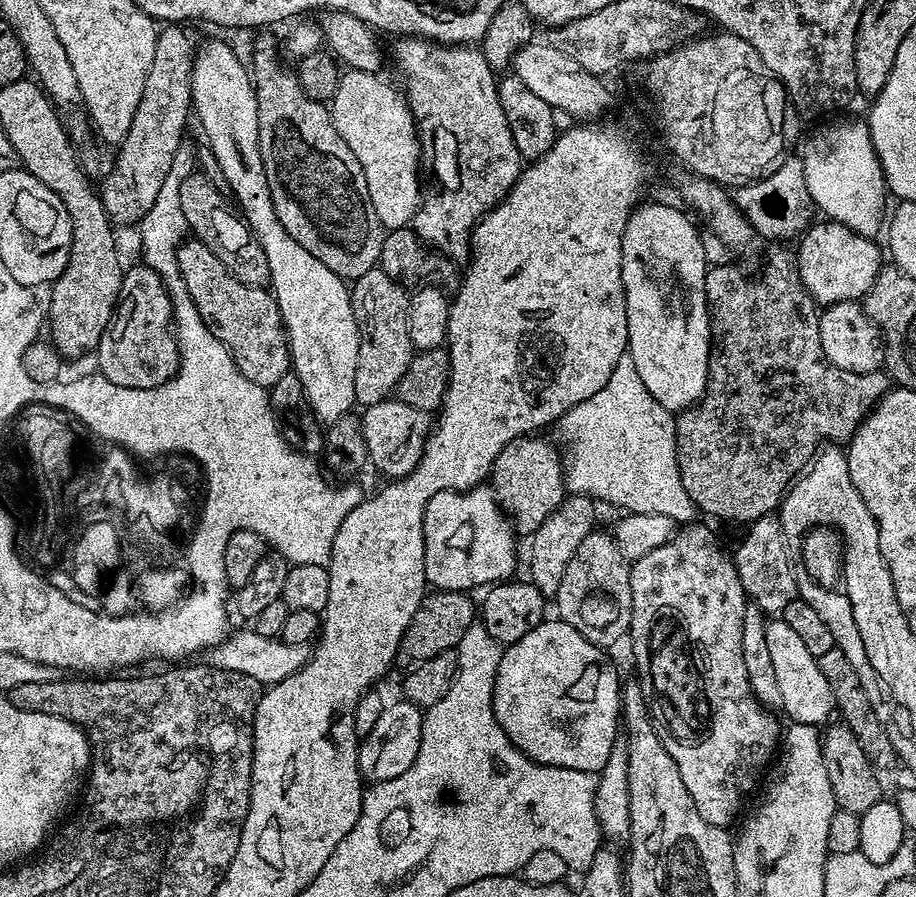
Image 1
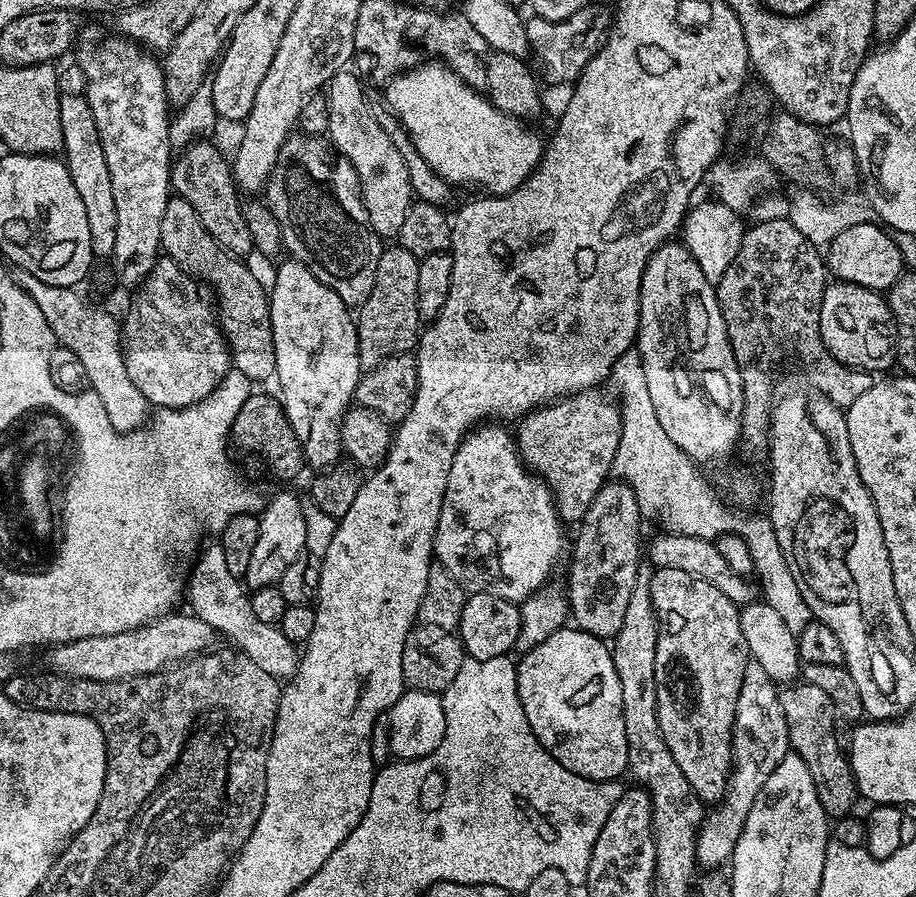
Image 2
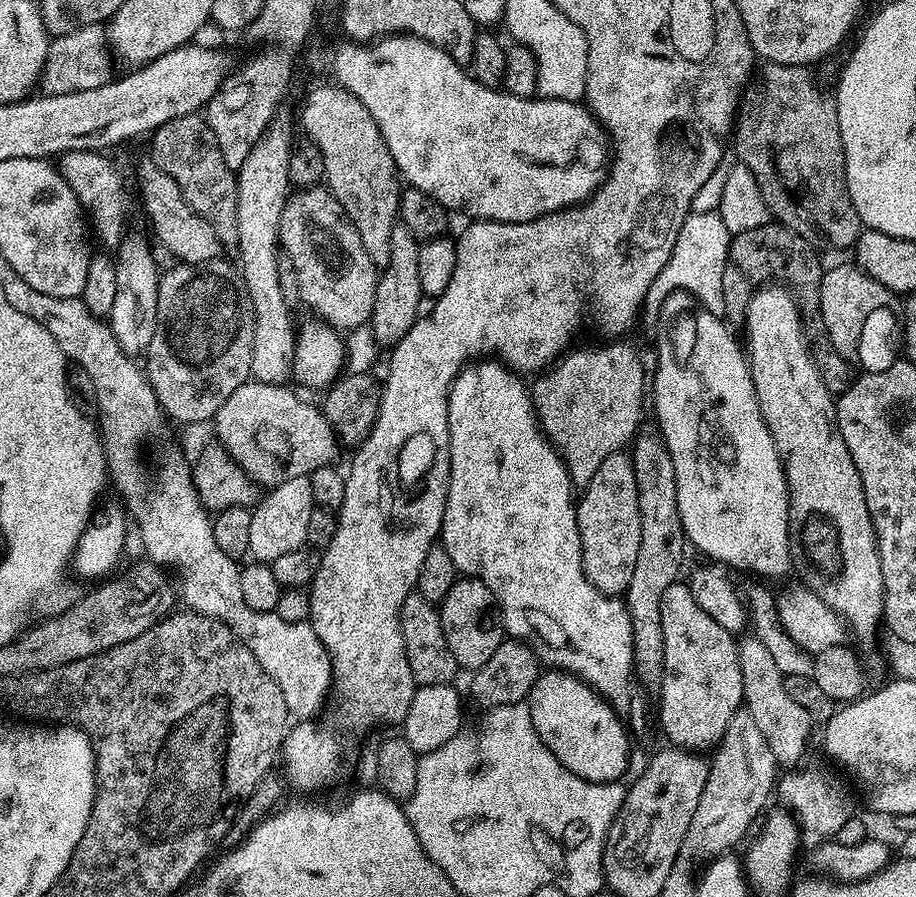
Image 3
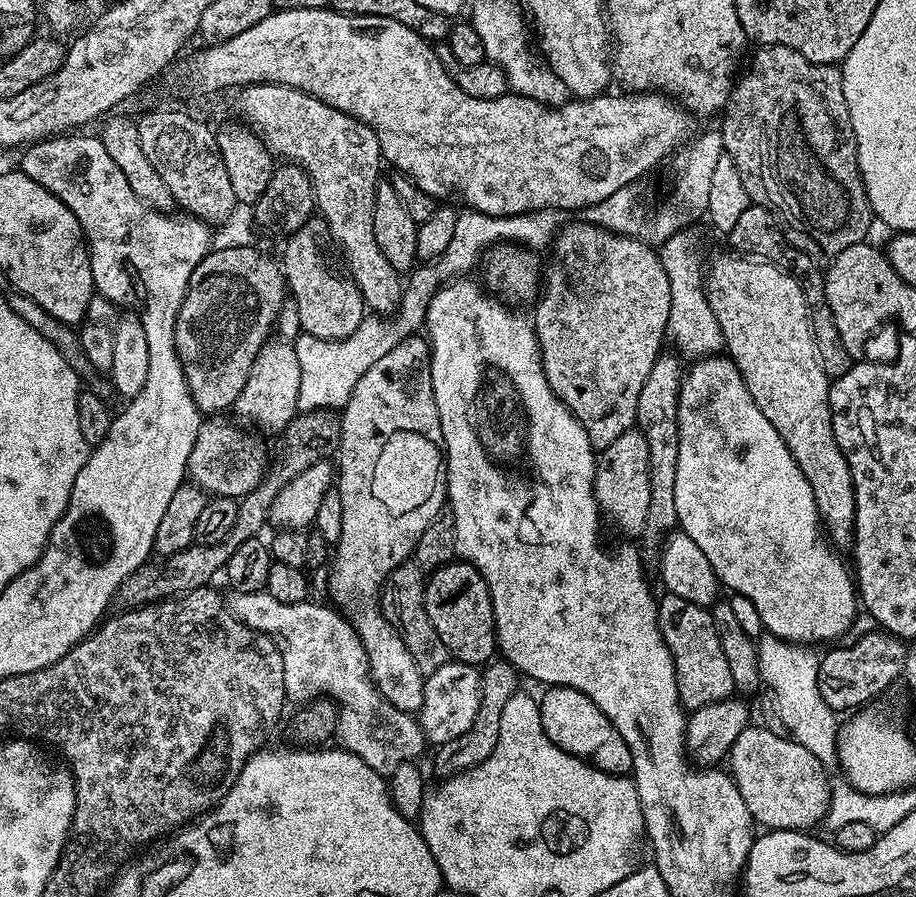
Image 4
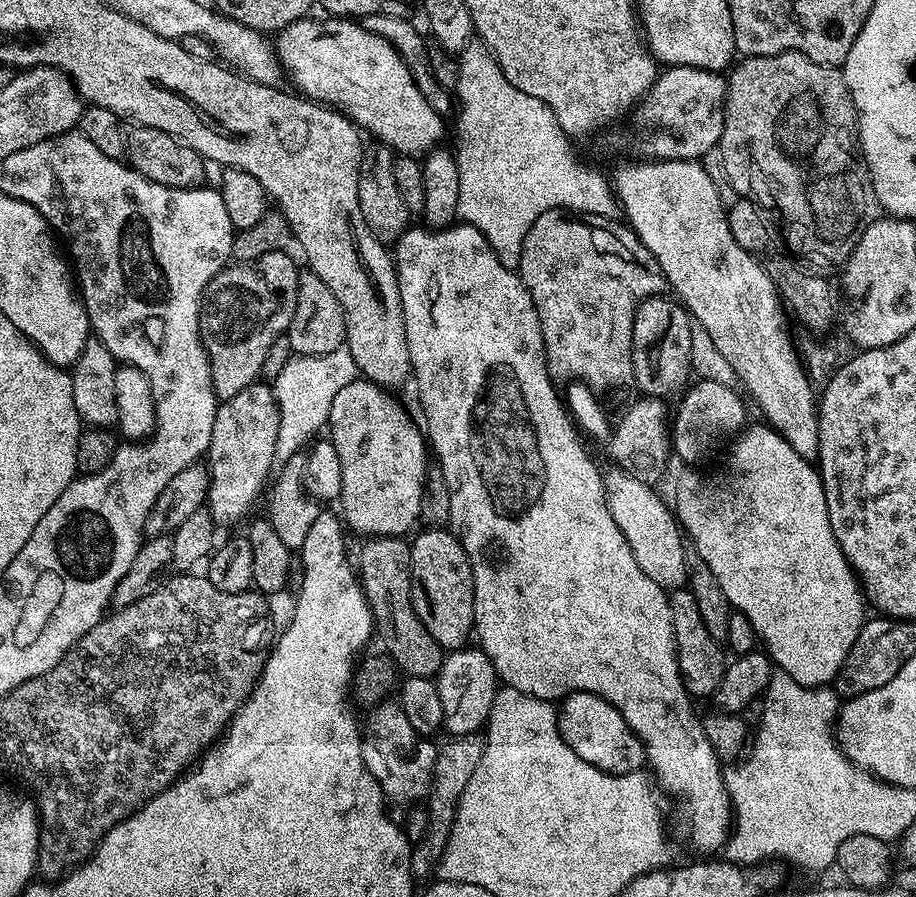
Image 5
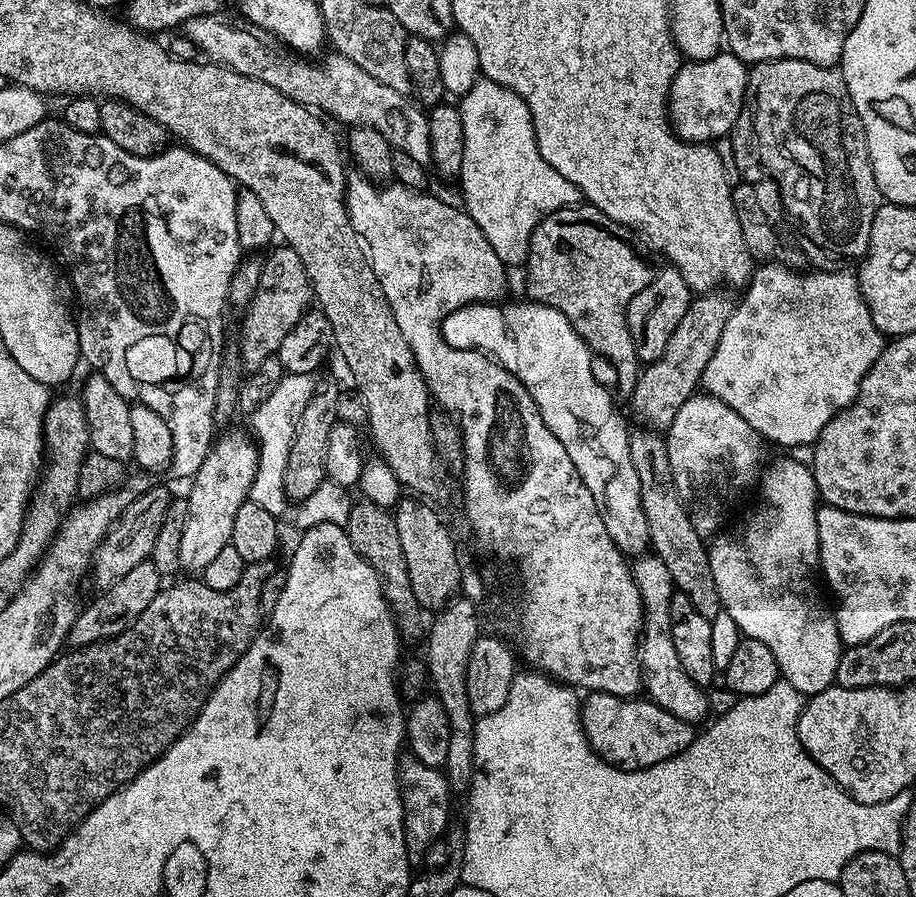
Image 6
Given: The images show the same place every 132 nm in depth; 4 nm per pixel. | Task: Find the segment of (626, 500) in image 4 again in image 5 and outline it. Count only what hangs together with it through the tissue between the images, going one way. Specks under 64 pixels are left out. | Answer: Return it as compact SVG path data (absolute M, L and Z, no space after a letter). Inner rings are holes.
M639 398L624 412L620 421L615 421L610 432L608 448L612 451L615 467L631 472L638 482L643 484L659 485L664 471L668 468L670 457L670 408L660 398Z

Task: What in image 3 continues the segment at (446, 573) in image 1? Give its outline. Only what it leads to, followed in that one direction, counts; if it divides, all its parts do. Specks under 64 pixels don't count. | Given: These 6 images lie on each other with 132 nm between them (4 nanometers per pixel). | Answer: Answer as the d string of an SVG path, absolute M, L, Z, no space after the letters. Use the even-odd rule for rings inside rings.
M480 358L475 362L469 362L454 378L448 395L448 433L450 434L448 497L438 537L439 543L446 550L446 554L450 554L450 562L454 562L457 573L473 580L480 580L492 591L496 603L500 605L500 616L504 619L504 630L509 637L527 642L545 665L561 672L571 672L573 676L585 680L594 691L600 693L608 701L608 705L615 710L617 716L626 721L627 727L633 733L640 732L648 724L648 702L644 698L645 689L638 686L634 679L634 646L632 645L632 627L630 626L628 605L620 596L602 594L586 578L582 566L582 542L578 534L572 479L564 461L560 459L560 455L540 428L540 420L532 405L529 385L527 383L524 385L519 379L523 380L507 364L496 358Z

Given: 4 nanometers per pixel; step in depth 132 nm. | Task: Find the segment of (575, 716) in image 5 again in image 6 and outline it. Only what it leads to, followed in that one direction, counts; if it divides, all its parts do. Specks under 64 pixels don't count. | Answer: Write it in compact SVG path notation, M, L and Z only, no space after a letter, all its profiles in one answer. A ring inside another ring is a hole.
M605 692L587 693L580 706L580 721L596 753L606 763L627 772L666 762L666 758L686 750L694 739L693 725L682 718L674 718L674 714L662 710L662 706L647 698L625 698Z

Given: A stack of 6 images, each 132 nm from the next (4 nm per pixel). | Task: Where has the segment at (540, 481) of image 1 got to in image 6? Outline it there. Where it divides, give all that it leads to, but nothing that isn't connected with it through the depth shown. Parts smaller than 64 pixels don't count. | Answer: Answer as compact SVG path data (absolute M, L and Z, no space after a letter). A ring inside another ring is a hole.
M569 206L551 212L534 230L530 238L530 250L526 261L528 268L527 295L538 304L557 308L574 326L597 357L605 356L616 371L616 380L624 394L630 394L636 385L638 361L634 350L634 338L628 329L628 307L630 298L651 282L654 268L636 245L637 237L631 228L624 228L614 218L602 214L602 210L591 206Z

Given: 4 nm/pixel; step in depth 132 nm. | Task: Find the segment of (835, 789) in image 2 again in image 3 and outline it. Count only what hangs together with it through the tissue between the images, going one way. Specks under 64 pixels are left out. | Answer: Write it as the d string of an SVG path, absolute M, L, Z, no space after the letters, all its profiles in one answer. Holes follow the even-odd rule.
M755 634L745 635L743 639L738 644L738 662L742 666L744 691L743 707L754 718L758 730L766 734L766 742L770 742L770 750L777 765L799 765L804 760L802 758L808 748L808 739L812 736L814 721L802 706L798 706L798 702L794 702L794 698L790 698L790 694L786 694L785 675L778 670L778 665L775 664L774 657L766 651L766 646L762 646Z

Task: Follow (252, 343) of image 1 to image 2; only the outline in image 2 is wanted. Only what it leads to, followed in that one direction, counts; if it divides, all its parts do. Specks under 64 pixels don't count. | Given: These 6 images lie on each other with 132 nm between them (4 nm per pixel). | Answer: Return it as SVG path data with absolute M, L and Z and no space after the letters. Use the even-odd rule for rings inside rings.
M173 195L166 206L166 214L162 214L160 246L163 255L173 260L187 276L207 286L210 292L212 287L220 331L228 341L231 367L246 374L250 381L271 381L276 374L276 355L270 326L270 296L265 285L264 288L260 285L259 278L244 265L243 259L231 256L225 248L218 246L218 242L214 242L198 214L194 214L194 206L181 196Z

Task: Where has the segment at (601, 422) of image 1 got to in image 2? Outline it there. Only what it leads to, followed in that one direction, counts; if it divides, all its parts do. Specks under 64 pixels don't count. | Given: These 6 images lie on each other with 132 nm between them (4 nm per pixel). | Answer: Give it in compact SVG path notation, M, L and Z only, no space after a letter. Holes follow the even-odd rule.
M633 346L614 362L611 383L616 383L620 391L618 403L622 418L622 438L618 438L618 454L614 454L612 472L623 483L634 490L634 498L640 507L641 517L656 516L669 533L692 535L694 538L719 541L719 536L728 536L733 532L744 539L748 552L752 555L752 564L761 576L758 588L763 603L769 604L777 612L782 622L786 622L792 633L798 634L813 619L790 566L783 556L782 548L774 534L772 519L766 514L744 517L740 510L733 510L727 503L718 500L698 465L693 462L666 435L658 422L658 413L654 410L654 401L650 399L650 390L646 386L646 370L642 366L640 349Z

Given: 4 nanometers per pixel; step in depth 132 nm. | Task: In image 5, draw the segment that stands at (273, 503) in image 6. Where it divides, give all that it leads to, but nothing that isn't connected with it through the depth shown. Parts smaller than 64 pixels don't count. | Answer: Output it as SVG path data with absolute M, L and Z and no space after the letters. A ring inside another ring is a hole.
M347 347L334 350L321 356L293 355L282 366L282 374L274 382L276 401L280 407L281 425L308 424L313 420L320 426L327 425L330 406L334 402L334 394L342 390L342 386L350 386L350 382L358 379L356 363Z

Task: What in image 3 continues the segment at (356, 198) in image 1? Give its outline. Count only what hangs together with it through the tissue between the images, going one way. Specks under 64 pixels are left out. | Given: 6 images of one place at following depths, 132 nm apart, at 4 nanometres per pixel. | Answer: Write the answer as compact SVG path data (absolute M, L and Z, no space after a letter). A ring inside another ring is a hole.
M327 186L293 191L282 210L280 247L294 262L300 299L337 330L363 328L372 319L378 269L352 219Z

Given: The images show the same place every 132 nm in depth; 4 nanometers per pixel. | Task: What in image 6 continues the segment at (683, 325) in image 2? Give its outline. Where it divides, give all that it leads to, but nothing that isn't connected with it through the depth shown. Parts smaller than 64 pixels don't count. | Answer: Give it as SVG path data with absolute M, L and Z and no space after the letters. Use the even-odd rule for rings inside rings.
M776 460L771 464L772 461L763 469L762 475L758 480L760 505L757 506L756 513L737 532L727 532L727 530L724 530L719 534L713 535L710 543L707 545L708 557L710 558L710 570L714 573L714 586L718 586L718 598L720 599L721 609L726 613L726 616L728 612L729 618L744 631L743 635L747 639L762 642L762 646L770 649L770 654L774 654L774 658L778 662L782 679L790 686L794 686L794 690L798 690L807 698L809 696L817 696L822 690L826 690L836 684L836 671L838 670L842 645L833 609L829 605L827 608L820 601L819 594L812 592L812 587L816 584L816 576L818 580L820 547L818 546L818 522L816 521L818 493L816 491L816 483L812 477L811 467L805 461L803 464L800 460Z

